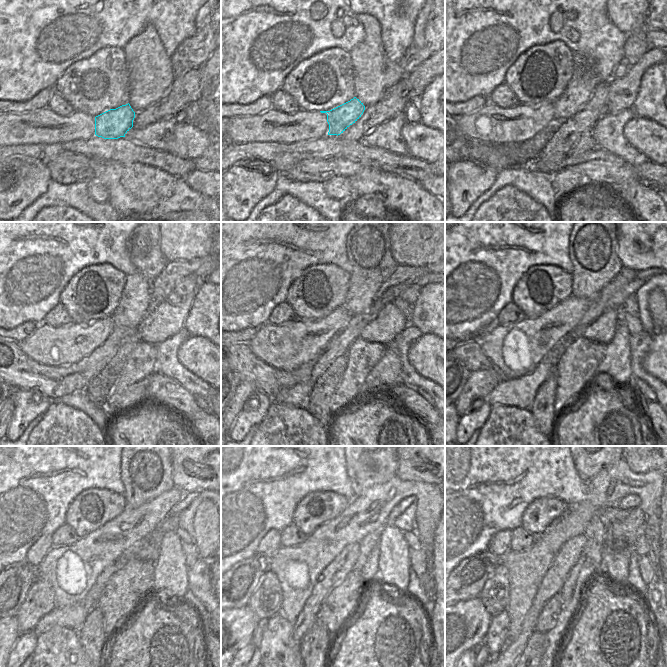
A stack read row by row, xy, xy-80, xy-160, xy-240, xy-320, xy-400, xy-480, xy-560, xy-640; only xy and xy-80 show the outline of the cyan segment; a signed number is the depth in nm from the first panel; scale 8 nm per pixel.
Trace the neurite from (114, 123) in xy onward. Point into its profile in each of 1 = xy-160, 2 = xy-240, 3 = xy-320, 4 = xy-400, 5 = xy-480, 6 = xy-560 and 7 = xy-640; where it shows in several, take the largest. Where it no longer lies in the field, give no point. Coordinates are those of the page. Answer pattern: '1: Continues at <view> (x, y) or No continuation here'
1: Continues at xy-160 (579, 90)
2: Continues at xy-240 (142, 245)
3: Continues at xy-320 (368, 247)
4: Continues at xy-400 (593, 242)
5: Continues at xy-480 (146, 471)
6: Continues at xy-560 (367, 466)
7: Continues at xy-640 (587, 466)

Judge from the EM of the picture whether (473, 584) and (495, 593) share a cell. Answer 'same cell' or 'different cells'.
different cells

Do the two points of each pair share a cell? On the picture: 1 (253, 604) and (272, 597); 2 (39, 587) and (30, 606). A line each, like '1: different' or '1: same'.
1: same
2: same

